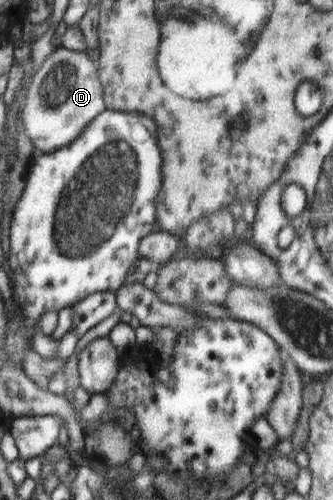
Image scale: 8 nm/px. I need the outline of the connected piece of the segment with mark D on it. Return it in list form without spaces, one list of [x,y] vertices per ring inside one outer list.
[[[63,47],[54,49],[31,77],[19,121],[23,133],[29,137],[35,153],[51,153],[74,141],[87,125],[102,111],[107,111],[103,96],[103,80],[99,79],[99,59],[91,59],[86,51],[73,51]]]

